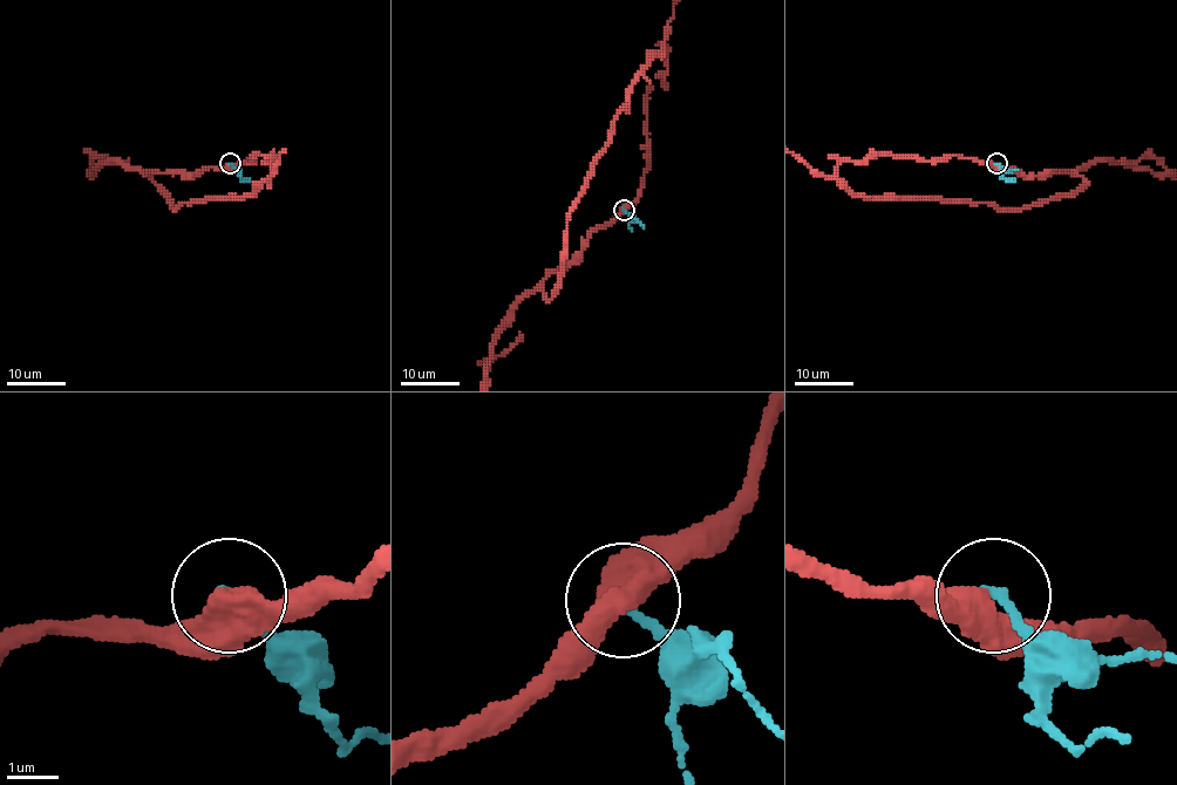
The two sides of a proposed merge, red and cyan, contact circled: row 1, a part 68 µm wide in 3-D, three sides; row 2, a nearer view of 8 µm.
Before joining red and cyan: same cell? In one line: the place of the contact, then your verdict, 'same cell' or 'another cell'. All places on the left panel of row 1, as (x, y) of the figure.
place (230, 163); another cell

